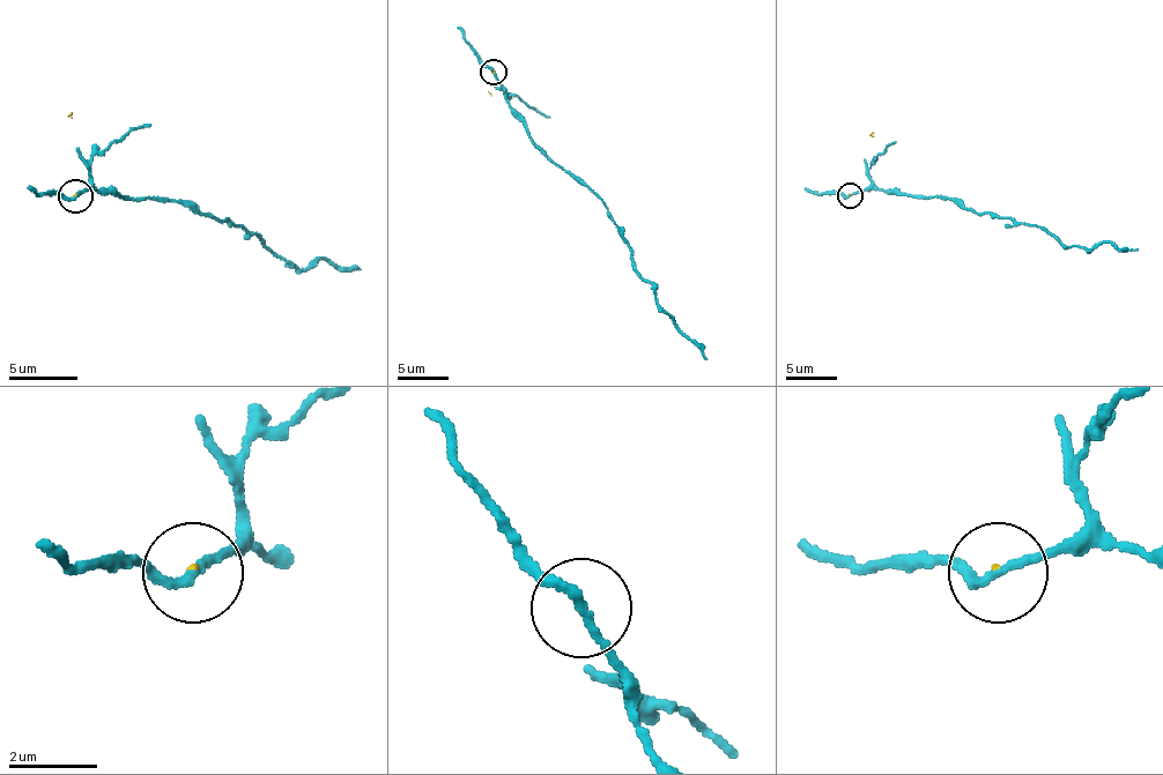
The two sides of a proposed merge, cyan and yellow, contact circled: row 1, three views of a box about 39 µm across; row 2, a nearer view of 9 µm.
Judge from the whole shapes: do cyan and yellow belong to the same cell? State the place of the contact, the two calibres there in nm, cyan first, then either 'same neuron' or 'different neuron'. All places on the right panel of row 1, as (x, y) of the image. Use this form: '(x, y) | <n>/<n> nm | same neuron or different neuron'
(850, 195) | 190/50 nm | different neuron

